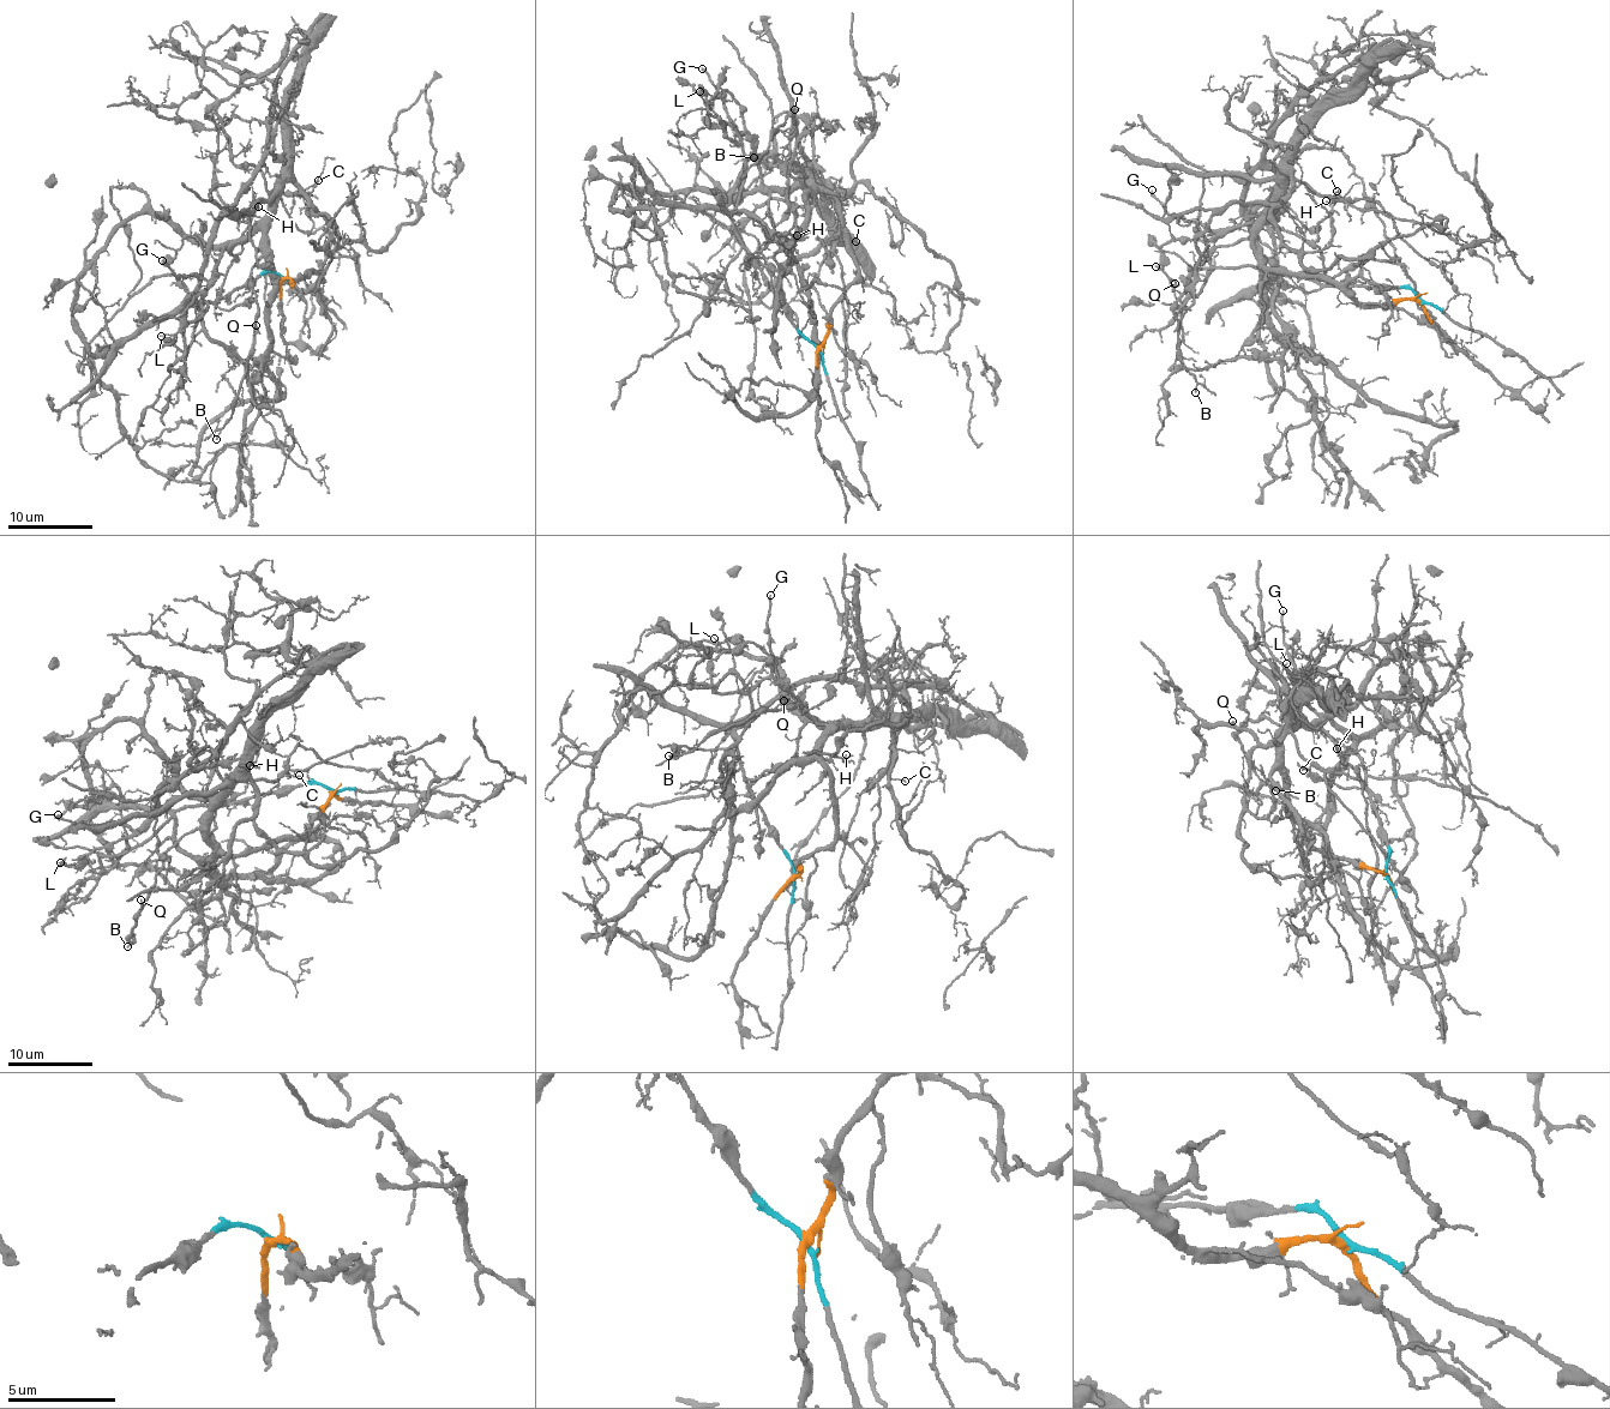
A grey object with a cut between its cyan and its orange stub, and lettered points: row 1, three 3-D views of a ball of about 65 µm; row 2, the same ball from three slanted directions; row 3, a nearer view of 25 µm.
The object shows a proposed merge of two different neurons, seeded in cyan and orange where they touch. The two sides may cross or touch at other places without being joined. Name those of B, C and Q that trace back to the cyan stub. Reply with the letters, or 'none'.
none

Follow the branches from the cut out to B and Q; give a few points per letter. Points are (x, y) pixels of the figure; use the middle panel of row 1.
B: (817, 348), (830, 307), (858, 268), (841, 205), (791, 161), (797, 124), (790, 115), (763, 154), (752, 157)
Q: (817, 348), (830, 307), (858, 268), (847, 245), (841, 205), (791, 161), (794, 109)

